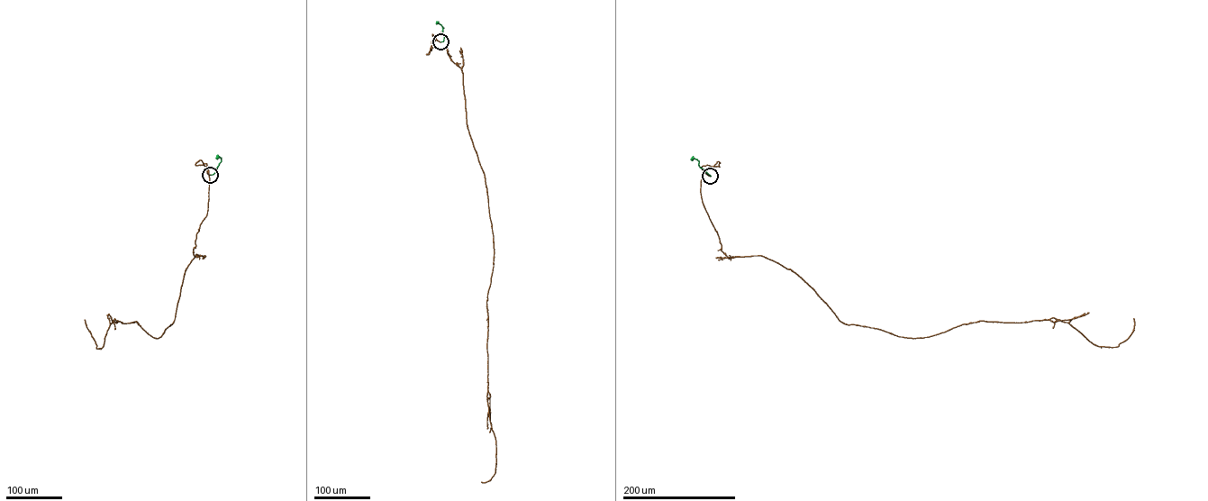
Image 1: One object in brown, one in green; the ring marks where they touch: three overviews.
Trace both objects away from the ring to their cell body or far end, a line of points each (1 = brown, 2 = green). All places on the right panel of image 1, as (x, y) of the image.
1: (710, 176), (722, 252), (790, 269), (847, 324), (1054, 318), (1113, 347), (1133, 318)
2: (710, 176), (699, 166), (699, 161), (693, 158), (691, 159)

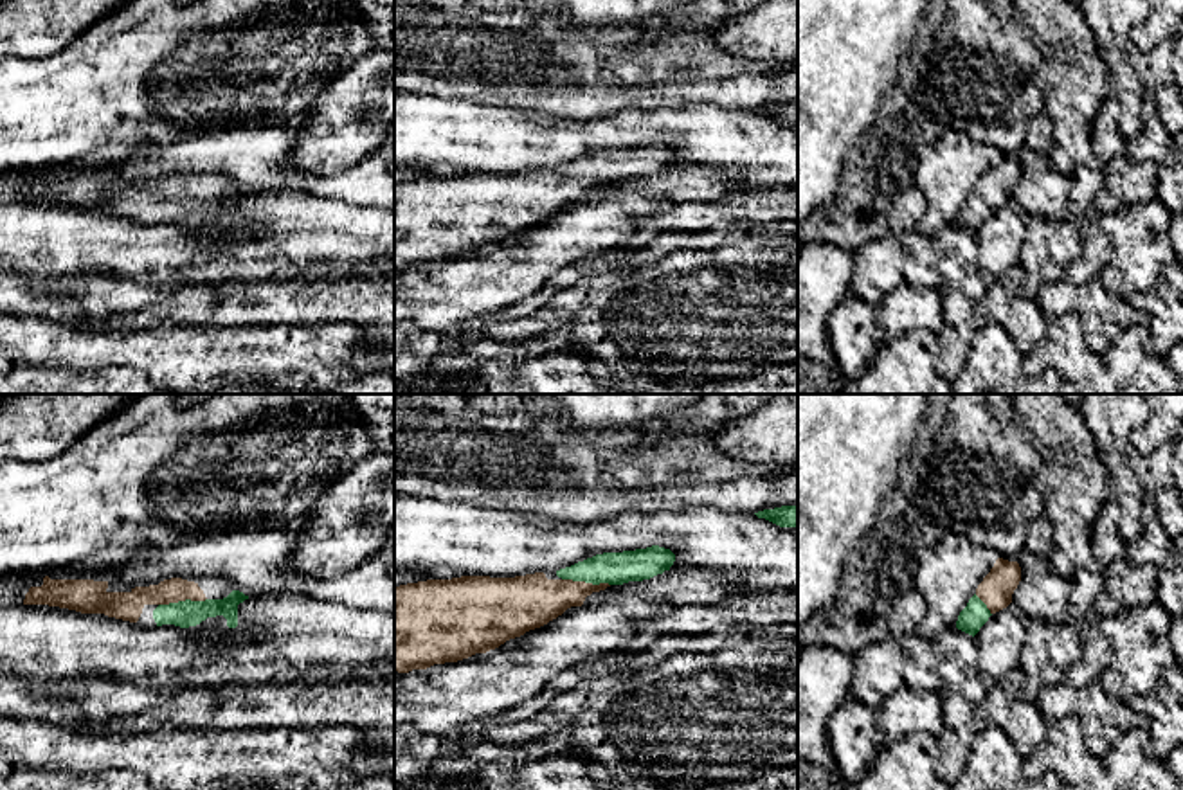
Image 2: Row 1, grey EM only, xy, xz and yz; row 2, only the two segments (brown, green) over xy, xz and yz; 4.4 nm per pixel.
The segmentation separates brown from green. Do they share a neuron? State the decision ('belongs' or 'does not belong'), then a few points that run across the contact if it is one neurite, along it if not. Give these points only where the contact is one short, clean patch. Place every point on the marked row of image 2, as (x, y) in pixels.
belongs; line xy (126, 605), (139, 596), (182, 600), (184, 614)

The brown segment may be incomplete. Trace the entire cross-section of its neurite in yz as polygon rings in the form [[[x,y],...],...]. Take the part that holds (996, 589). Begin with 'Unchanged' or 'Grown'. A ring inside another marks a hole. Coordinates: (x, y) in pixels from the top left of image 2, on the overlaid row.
Grown. [[[998,558],[990,572],[978,585],[976,594],[960,612],[956,628],[974,637],[992,614],[1012,603],[1012,594],[1019,581],[1019,563]]]

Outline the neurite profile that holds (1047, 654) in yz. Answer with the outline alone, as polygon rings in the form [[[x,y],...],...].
[[[1030,617],[1025,621],[1025,632],[1019,668],[1032,689],[1068,682],[1066,671],[1080,655],[1073,632]]]

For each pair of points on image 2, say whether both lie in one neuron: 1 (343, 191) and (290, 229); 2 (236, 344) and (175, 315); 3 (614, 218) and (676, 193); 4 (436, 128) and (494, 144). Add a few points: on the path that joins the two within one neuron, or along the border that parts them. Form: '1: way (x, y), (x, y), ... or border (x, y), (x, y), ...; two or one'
1: border (290, 188), (373, 207); two
2: border (238, 324), (153, 326); two
3: border (641, 195), (614, 191), (600, 202); two
4: way (451, 132), (479, 139); one

